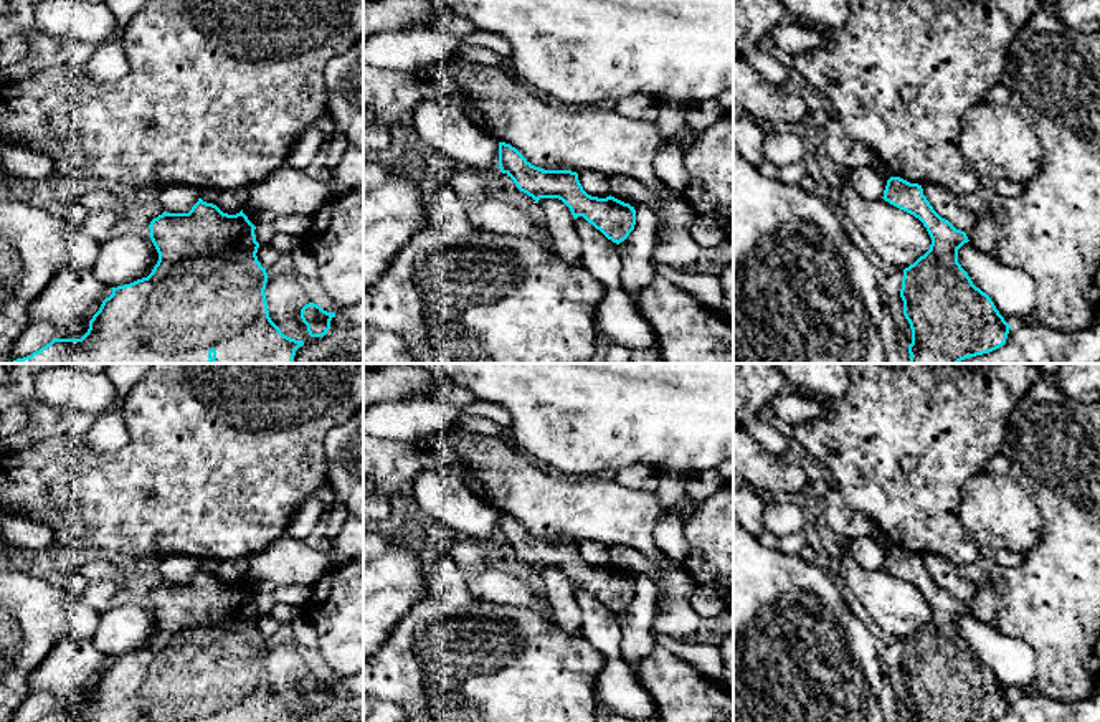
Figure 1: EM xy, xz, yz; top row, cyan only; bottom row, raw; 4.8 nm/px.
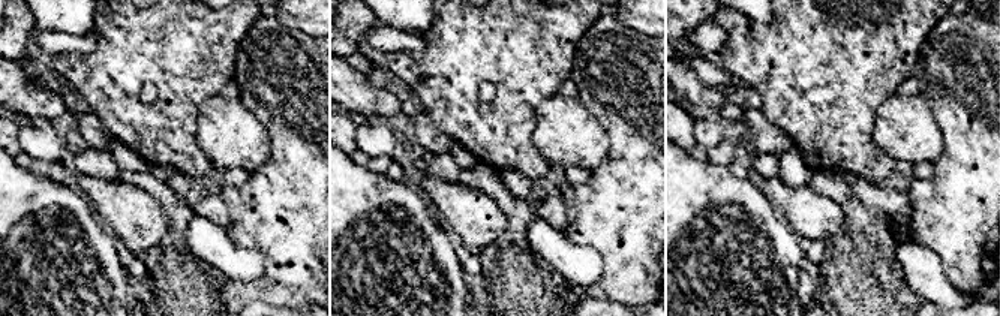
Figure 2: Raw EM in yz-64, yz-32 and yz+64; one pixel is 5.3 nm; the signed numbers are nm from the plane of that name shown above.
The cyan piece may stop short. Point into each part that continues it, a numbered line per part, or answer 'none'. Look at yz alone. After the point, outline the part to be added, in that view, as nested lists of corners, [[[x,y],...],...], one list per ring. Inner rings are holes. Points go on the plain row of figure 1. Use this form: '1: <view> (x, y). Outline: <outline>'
none

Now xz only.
none

